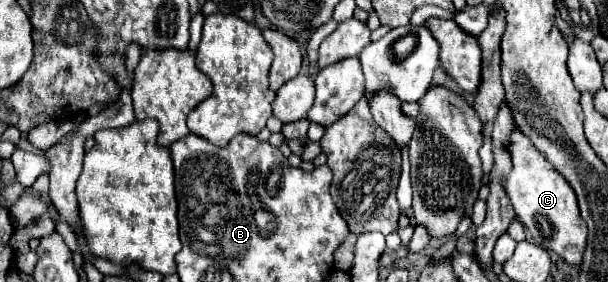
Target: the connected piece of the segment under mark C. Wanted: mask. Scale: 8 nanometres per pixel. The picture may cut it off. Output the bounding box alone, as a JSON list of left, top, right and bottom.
[502,130,588,266]

